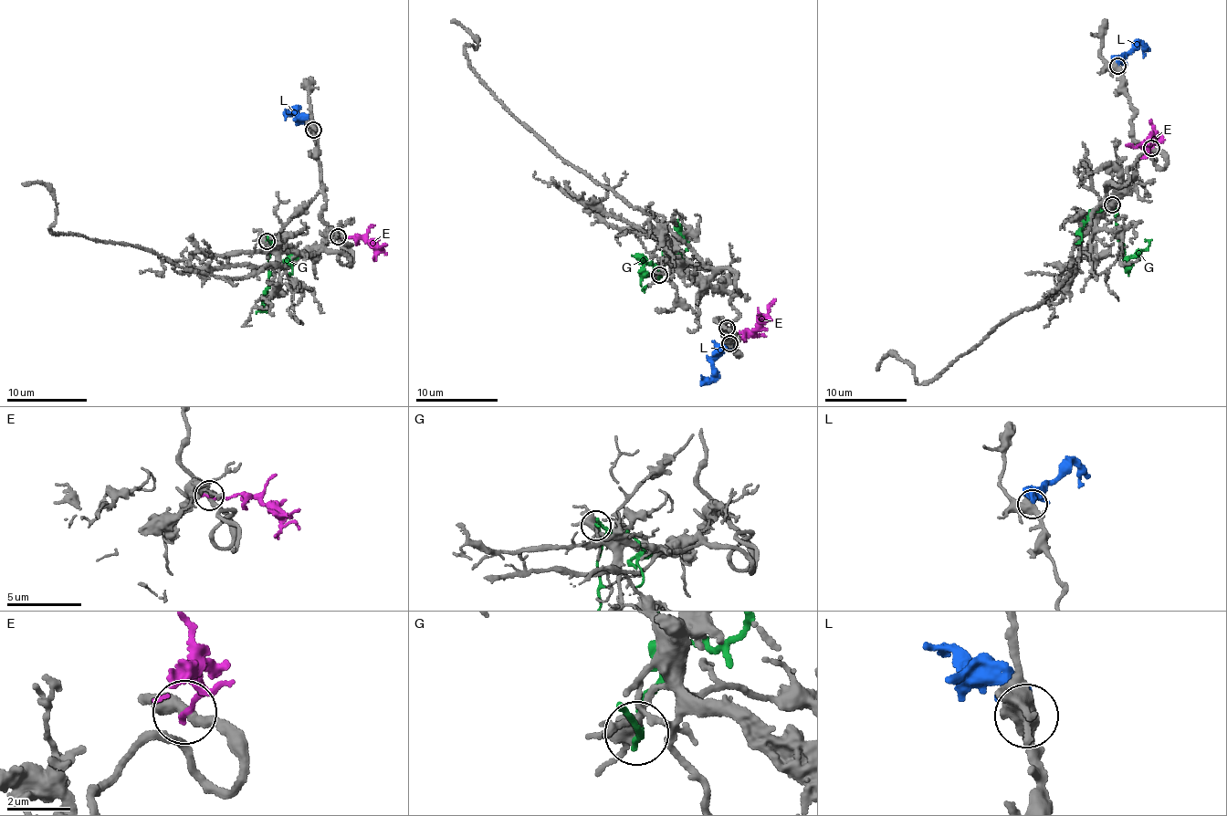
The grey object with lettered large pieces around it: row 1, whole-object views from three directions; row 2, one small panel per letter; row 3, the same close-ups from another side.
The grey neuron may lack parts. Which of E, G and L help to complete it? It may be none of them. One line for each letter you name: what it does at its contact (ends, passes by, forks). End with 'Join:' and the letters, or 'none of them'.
L: it passes by
Join: L

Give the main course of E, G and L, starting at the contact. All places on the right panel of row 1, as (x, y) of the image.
E: (1152, 147), (1156, 142), (1153, 135), (1135, 147), (1126, 144)
G: (1111, 204), (1115, 209), (1123, 256), (1137, 255), (1148, 246), (1149, 242), (1145, 241)
L: (1116, 67), (1119, 57), (1139, 45), (1143, 57)

